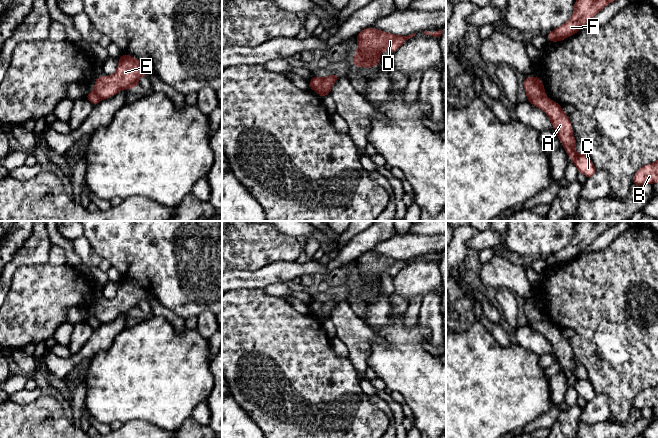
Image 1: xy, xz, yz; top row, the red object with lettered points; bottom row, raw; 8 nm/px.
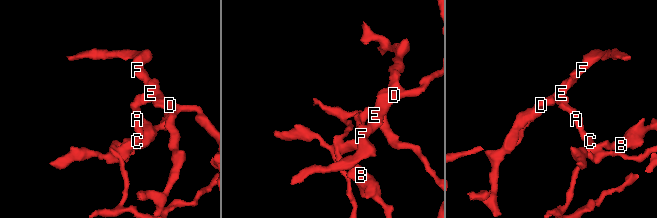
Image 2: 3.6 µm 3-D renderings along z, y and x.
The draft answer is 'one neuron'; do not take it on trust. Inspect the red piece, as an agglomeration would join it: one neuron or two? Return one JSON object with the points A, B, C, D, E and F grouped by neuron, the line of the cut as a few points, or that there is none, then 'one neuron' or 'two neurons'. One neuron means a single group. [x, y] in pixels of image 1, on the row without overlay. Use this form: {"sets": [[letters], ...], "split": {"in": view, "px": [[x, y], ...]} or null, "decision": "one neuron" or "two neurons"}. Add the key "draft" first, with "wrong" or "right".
{"draft": "wrong", "sets": [["A", "B", "C"], ["D", "E", "F"]], "split": {"in": "yz", "px": [[544, 318], [538, 321], [527, 321]]}, "decision": "two neurons"}

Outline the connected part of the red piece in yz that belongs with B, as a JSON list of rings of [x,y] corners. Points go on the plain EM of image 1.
[[[658,384],[642,390],[633,400],[633,408],[639,411],[656,406],[658,406]]]

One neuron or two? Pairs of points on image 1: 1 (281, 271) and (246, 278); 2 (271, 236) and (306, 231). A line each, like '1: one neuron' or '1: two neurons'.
1: one neuron
2: two neurons

